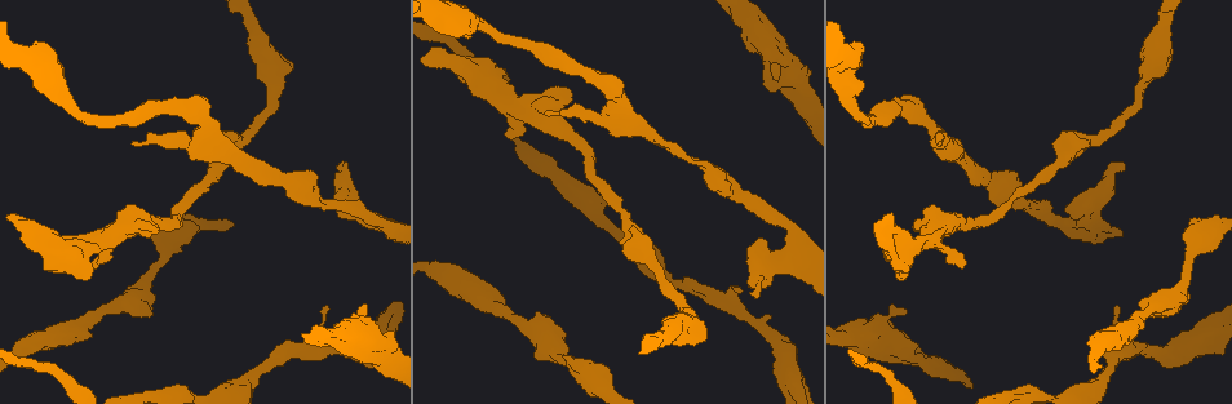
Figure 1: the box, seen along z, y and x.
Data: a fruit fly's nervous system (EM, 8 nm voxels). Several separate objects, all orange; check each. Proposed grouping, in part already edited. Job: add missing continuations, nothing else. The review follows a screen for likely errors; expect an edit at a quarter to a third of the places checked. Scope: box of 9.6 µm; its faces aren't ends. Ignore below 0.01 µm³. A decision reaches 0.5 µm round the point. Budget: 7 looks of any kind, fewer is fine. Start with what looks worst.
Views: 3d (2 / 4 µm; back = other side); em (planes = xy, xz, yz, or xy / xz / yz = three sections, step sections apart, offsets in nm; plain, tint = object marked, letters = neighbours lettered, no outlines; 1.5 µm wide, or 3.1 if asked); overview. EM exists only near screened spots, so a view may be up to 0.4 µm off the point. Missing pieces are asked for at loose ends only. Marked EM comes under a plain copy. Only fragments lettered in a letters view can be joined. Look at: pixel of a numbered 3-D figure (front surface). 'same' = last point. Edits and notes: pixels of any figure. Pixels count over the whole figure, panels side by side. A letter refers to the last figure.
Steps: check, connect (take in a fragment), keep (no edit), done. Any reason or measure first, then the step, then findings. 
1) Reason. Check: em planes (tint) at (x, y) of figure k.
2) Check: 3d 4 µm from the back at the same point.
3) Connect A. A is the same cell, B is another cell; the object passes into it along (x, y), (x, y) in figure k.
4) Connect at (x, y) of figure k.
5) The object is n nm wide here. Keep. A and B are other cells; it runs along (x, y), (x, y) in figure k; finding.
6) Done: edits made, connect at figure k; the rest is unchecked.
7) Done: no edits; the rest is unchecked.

Branch stops here. Check: 3d 4 µm at (754, 293) of figure 1.

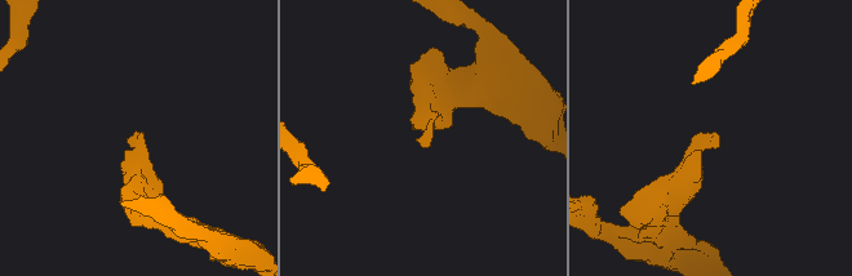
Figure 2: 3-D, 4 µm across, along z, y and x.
Need the tissue. Check: em planes (letters) at (419, 142) of figure 2.

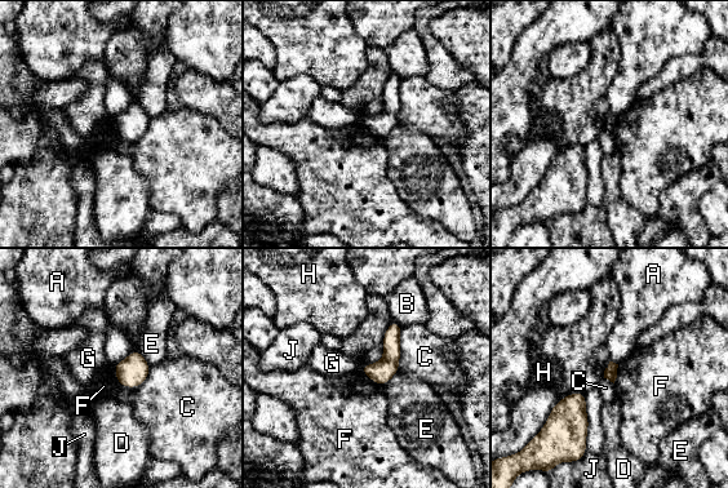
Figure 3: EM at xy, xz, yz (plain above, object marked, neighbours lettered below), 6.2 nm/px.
The longest contact is with J, 400 nm. Keep. A, B, C, D, E, F, G, H and J are other cells; a border runs along (359, 369), (381, 386) in figure 3; none of them fits.

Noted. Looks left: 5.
Branch stops here. Check: em planes (letters) at (133, 141) of figure 1.

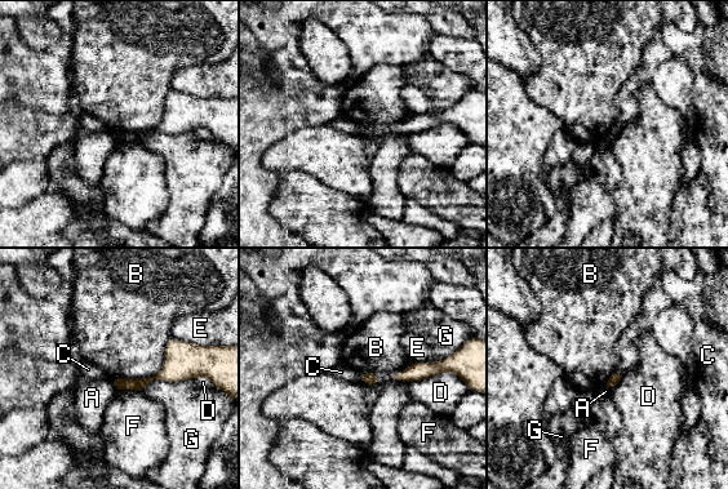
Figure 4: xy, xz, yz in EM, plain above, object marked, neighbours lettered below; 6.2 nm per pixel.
Keep. A, B, C, D, E, F and G are other cells; a border runs along (171, 337), (155, 374), (110, 379) in figure 4; no lettered fragment goes on from it.

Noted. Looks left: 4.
Check: em planes (letters) at (330, 309) of figure 1.

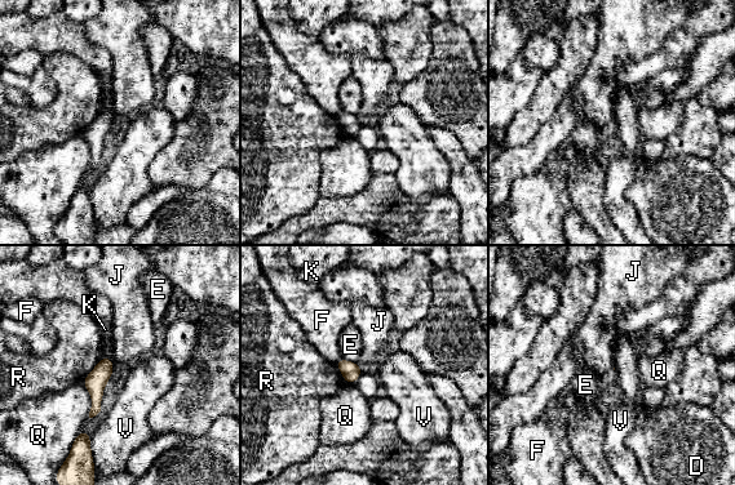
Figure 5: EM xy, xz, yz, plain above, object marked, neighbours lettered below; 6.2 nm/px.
Keep. D, E, F, J, K, Q, R and V are other cells; a border runs along (110, 359), (115, 368) in figure 5; no lettered fragment goes on from it.

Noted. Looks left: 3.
Done: no edits; the rest is unchecked.

